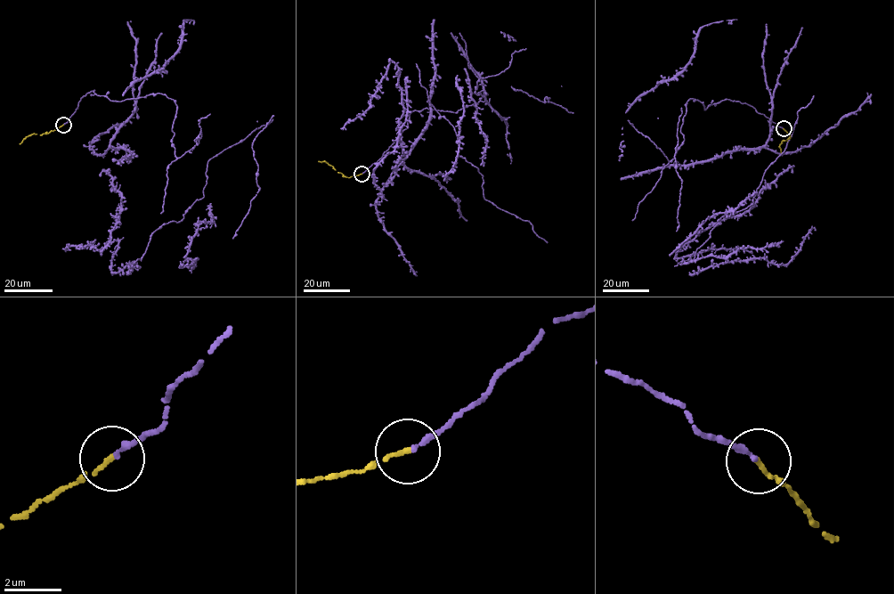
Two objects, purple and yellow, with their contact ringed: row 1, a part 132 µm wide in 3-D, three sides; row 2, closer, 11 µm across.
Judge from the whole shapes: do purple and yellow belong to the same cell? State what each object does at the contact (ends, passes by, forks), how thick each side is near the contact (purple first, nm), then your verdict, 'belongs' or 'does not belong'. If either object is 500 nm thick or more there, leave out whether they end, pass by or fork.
purple ends; yellow ends; calibres 200 and 150 nm; belongs

